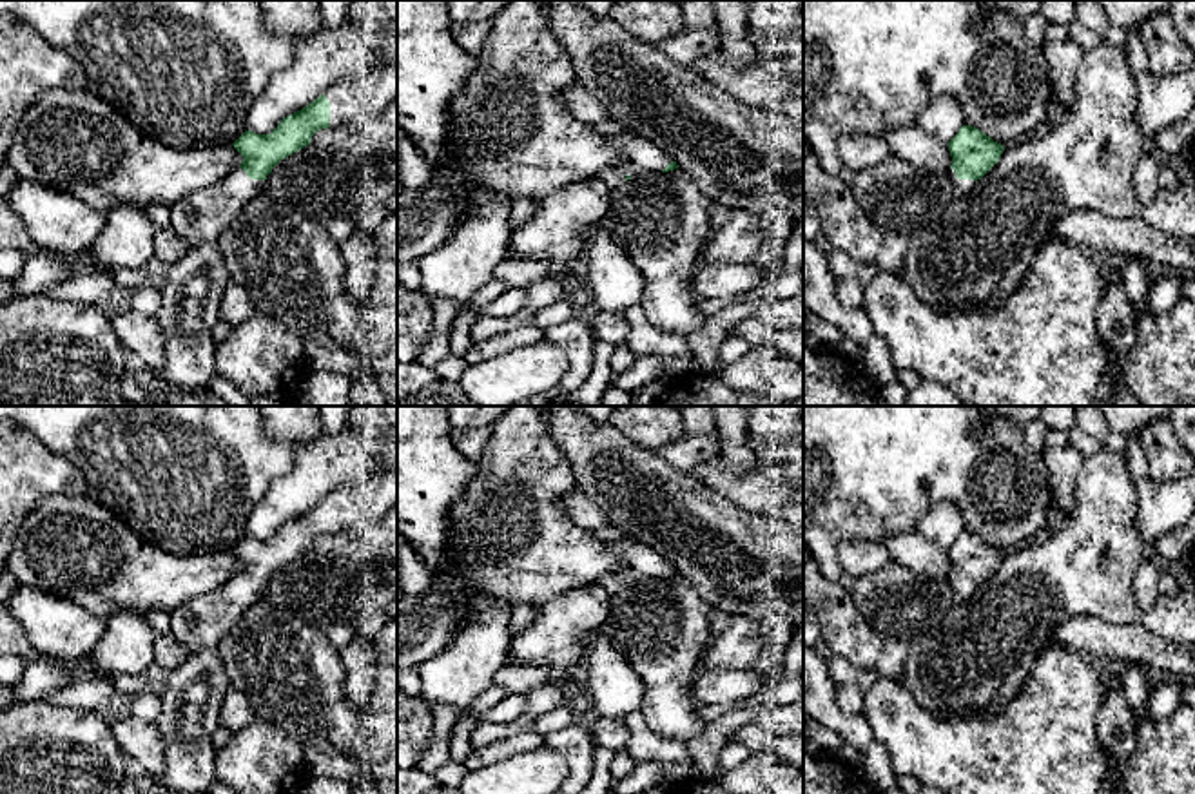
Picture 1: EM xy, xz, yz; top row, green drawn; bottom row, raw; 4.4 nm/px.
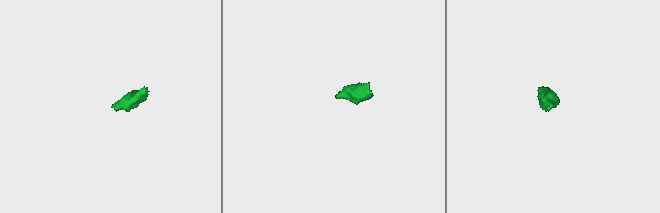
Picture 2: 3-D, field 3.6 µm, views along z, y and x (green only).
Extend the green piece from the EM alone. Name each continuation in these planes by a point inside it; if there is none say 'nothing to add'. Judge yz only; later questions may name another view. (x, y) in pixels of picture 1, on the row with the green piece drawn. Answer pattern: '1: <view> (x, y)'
1: yz (960, 187)

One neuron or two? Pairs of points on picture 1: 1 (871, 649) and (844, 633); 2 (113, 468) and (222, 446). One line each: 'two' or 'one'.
1: one
2: one

